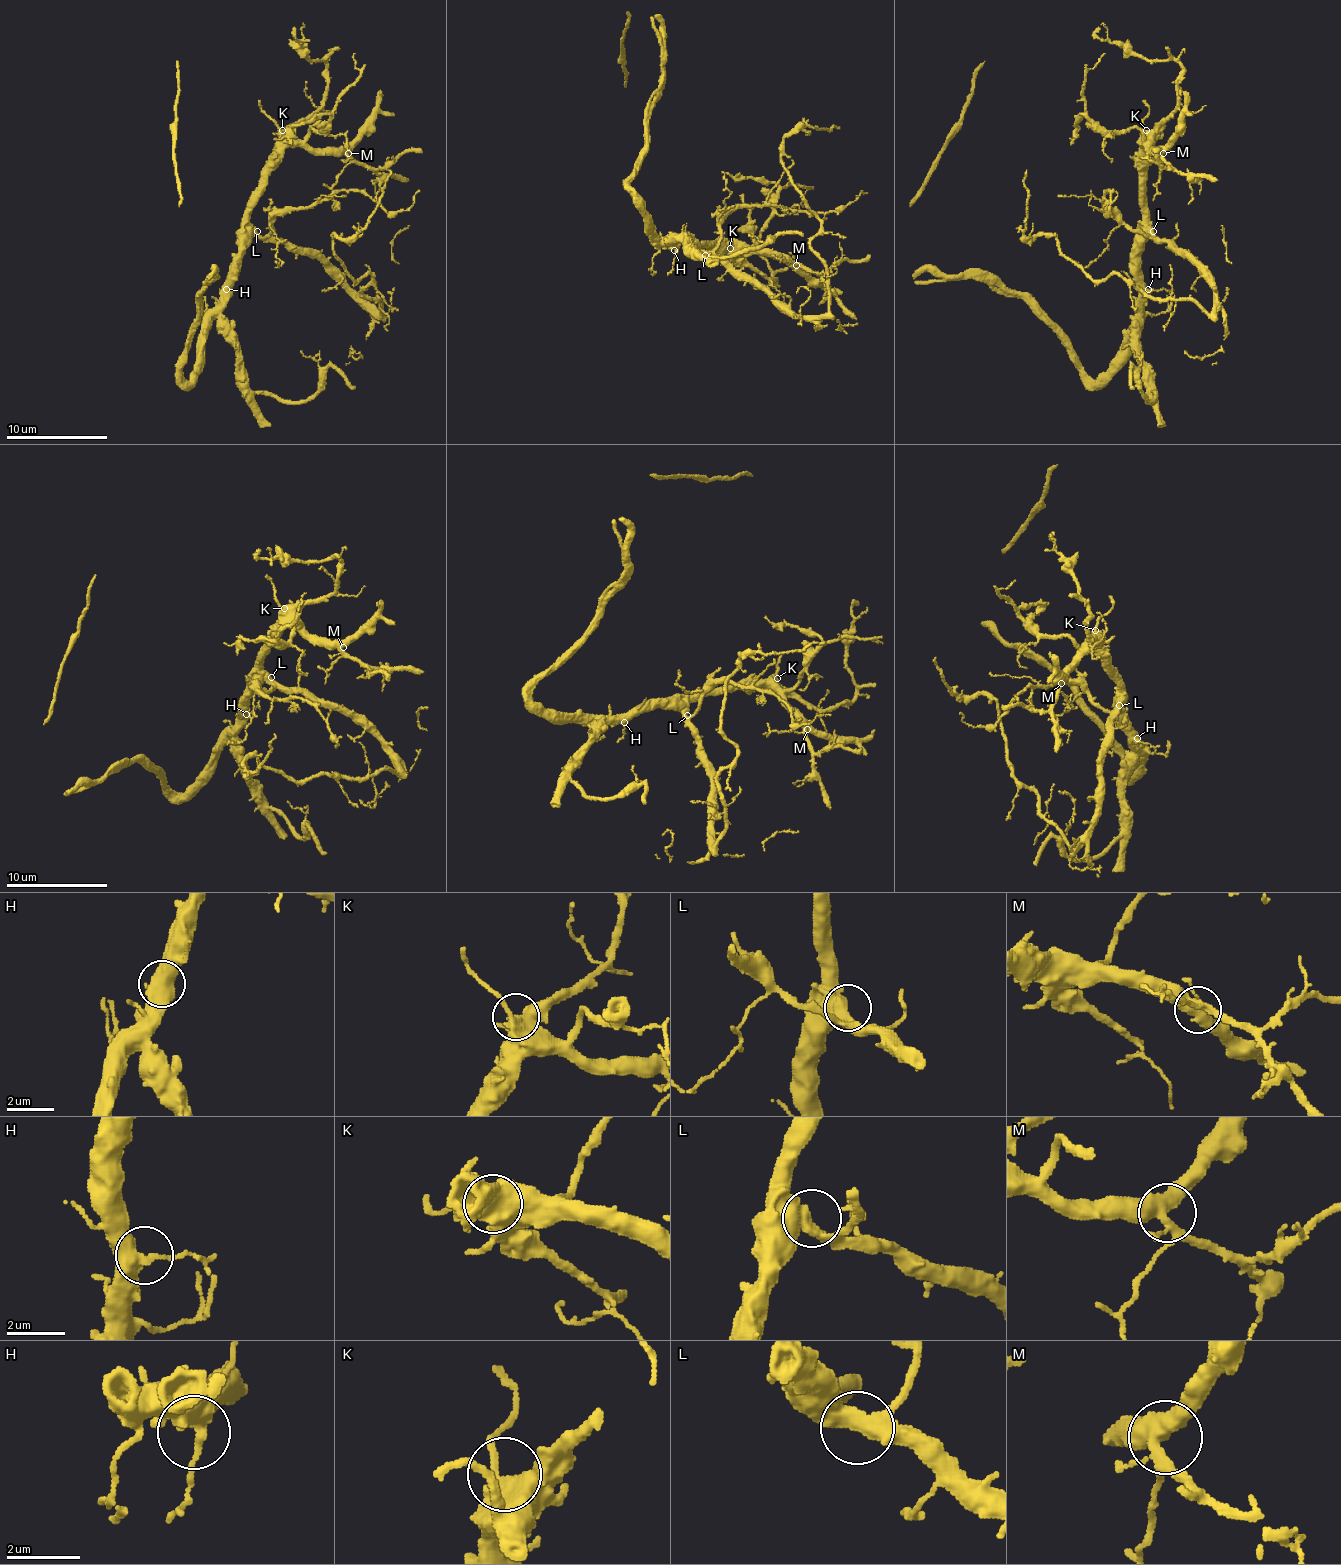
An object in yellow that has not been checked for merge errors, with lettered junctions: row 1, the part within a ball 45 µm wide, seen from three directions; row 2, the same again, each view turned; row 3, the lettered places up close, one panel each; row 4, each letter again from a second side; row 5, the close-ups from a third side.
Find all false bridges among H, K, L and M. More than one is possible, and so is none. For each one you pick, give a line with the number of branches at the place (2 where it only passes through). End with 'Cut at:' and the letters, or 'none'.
Cut at: none

